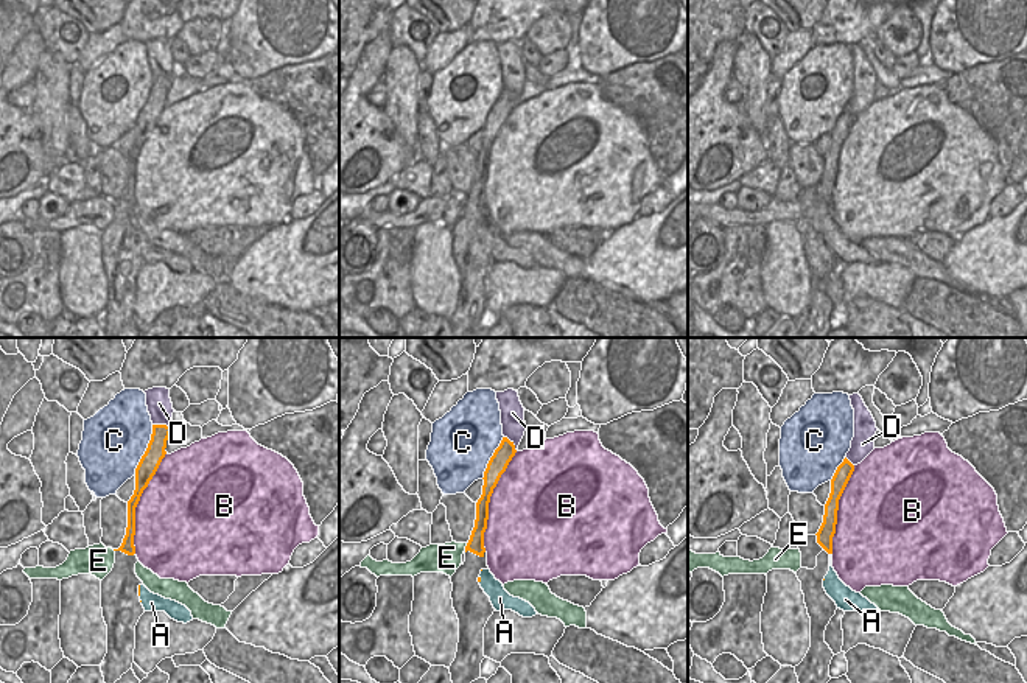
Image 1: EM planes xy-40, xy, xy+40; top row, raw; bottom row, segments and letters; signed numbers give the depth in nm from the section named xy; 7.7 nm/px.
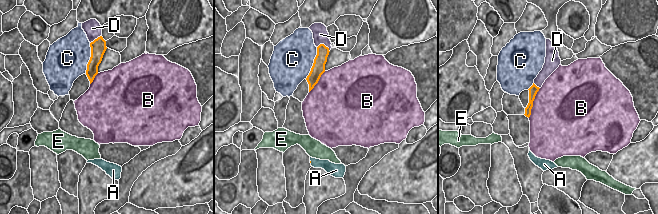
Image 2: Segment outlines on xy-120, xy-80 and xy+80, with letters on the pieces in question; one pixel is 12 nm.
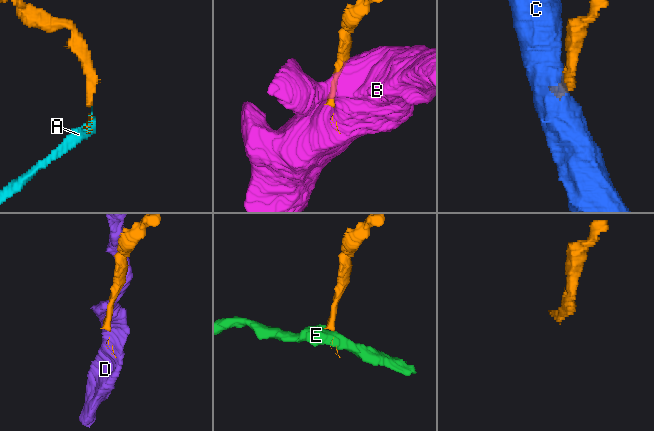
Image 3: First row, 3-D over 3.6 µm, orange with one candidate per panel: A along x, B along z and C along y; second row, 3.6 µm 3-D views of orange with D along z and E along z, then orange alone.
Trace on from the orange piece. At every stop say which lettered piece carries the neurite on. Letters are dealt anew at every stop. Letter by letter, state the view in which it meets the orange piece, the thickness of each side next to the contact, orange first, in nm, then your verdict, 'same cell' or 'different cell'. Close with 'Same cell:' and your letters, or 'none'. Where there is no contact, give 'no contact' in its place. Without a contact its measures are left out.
A: xy-40 | 20/140 nm | different cell
B: xy-40 | 140/500 nm | different cell
C: xy-40 | 150/480 nm | different cell
D: xy-40 | 150/190 nm | different cell
E: xy | 130/220 nm | different cell
Same cell: none

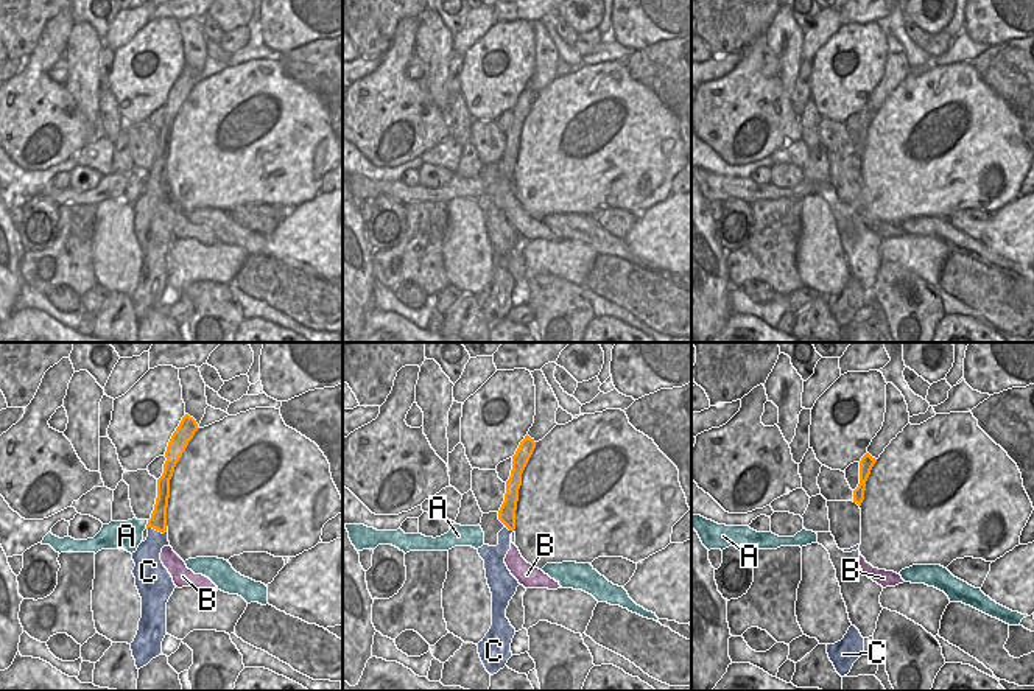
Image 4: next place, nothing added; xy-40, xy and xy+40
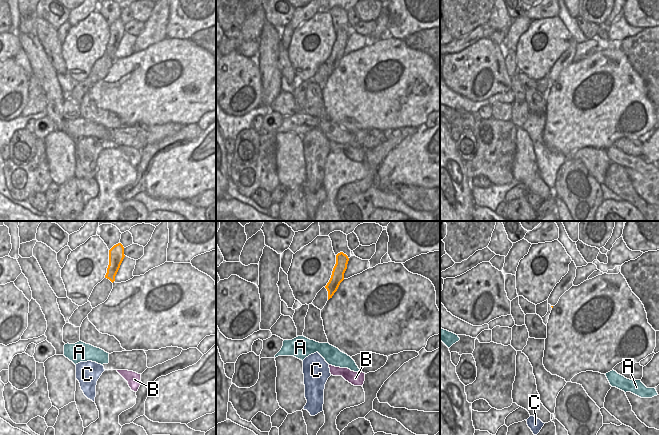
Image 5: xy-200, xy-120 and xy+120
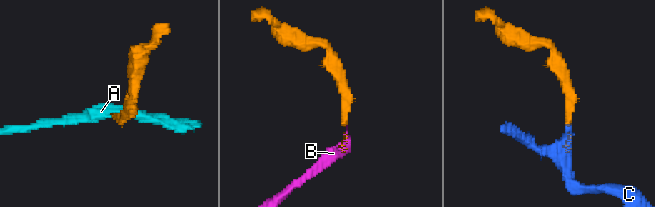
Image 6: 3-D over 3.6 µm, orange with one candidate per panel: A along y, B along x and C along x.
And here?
A: xy-40 | 130/220 nm | different cell
B: xy-40 | 20/150 nm | different cell
C: xy-40 | 130/200 nm | same cell
Same cell: C

